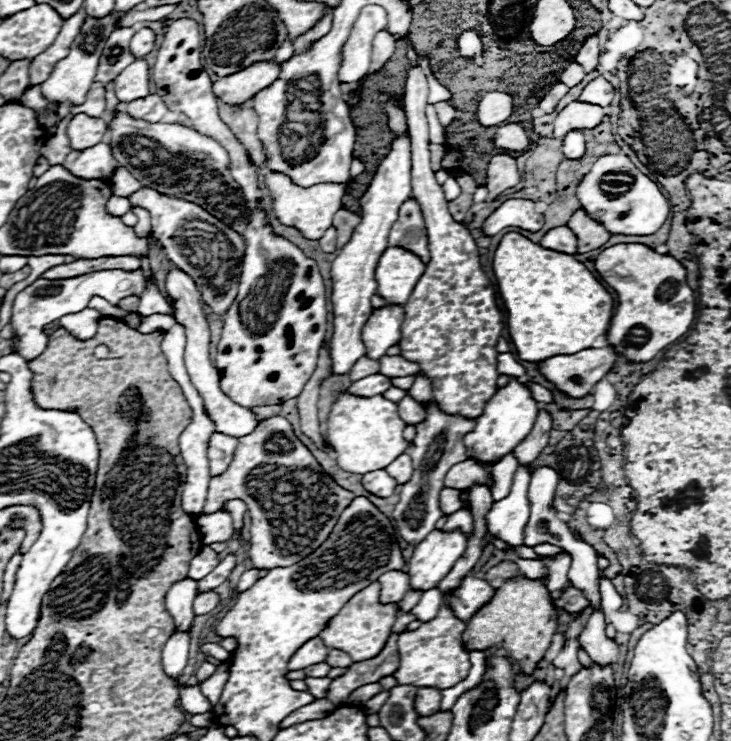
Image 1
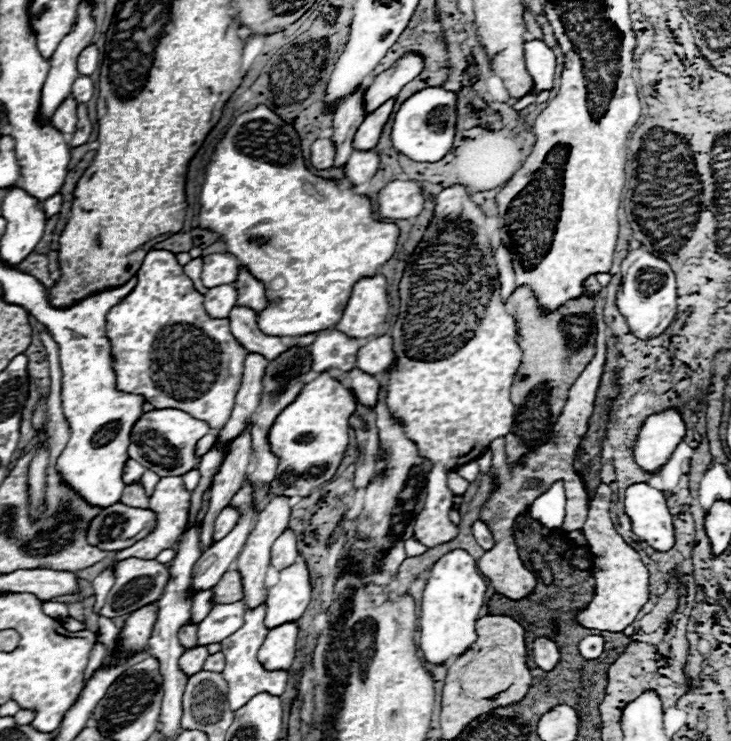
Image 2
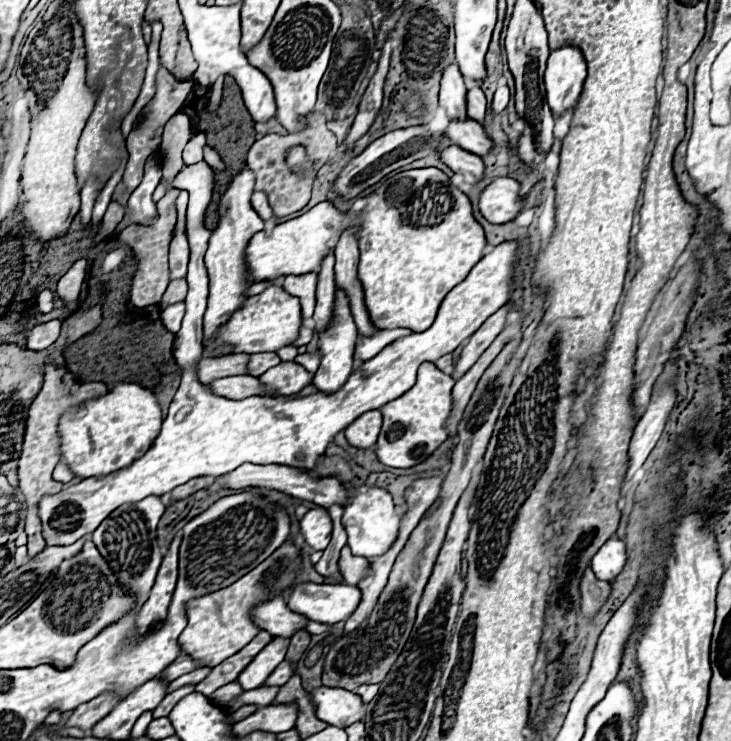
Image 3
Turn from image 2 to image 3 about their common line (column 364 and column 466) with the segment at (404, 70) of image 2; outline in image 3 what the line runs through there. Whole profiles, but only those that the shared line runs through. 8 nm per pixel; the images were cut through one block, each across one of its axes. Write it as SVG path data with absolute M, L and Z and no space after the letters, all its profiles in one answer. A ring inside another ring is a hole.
M470 84L468 86L468 96L466 96L466 110L468 116L482 122L484 114L486 114L486 96L482 92L482 88L478 84Z

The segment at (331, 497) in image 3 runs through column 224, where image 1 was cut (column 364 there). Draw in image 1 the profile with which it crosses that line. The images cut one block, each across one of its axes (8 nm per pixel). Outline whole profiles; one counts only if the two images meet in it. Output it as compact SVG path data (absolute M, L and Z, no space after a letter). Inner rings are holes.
M374 470L374 472L362 476L362 486L370 494L376 494L380 498L386 498L386 496L390 496L394 492L396 480L392 476L388 476L386 470Z

